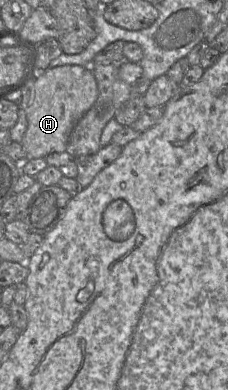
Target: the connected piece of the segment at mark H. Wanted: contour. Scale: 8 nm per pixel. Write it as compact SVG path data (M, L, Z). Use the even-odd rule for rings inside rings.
M68 64L38 71L26 110L27 129L21 141L27 158L45 158L51 153L66 151L73 128L97 97L98 86L90 66Z

